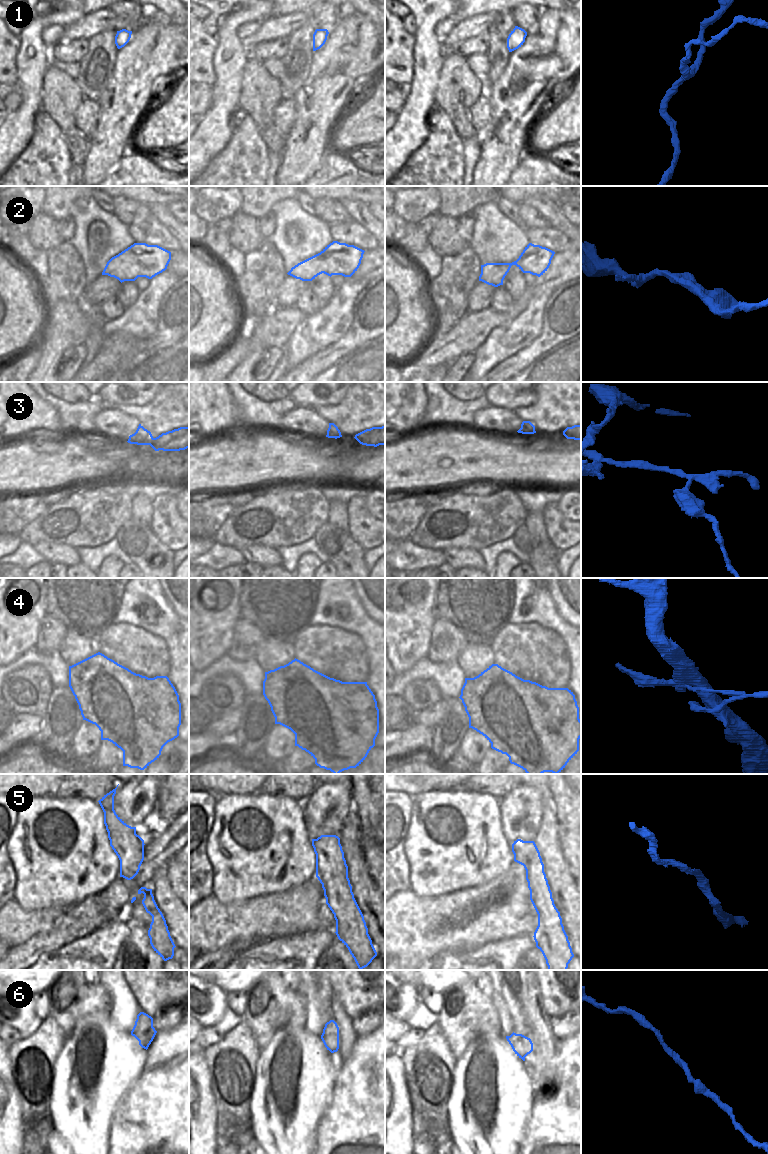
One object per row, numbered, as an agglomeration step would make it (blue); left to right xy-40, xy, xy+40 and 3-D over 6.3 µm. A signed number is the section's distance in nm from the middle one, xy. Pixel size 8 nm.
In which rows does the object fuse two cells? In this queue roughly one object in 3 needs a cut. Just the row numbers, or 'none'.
3, 4

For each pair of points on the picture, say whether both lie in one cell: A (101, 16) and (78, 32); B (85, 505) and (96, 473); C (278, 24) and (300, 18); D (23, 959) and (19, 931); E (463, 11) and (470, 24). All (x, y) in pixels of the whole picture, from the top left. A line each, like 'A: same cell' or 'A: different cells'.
A: same cell
B: different cells
C: same cell
D: different cells
E: different cells

